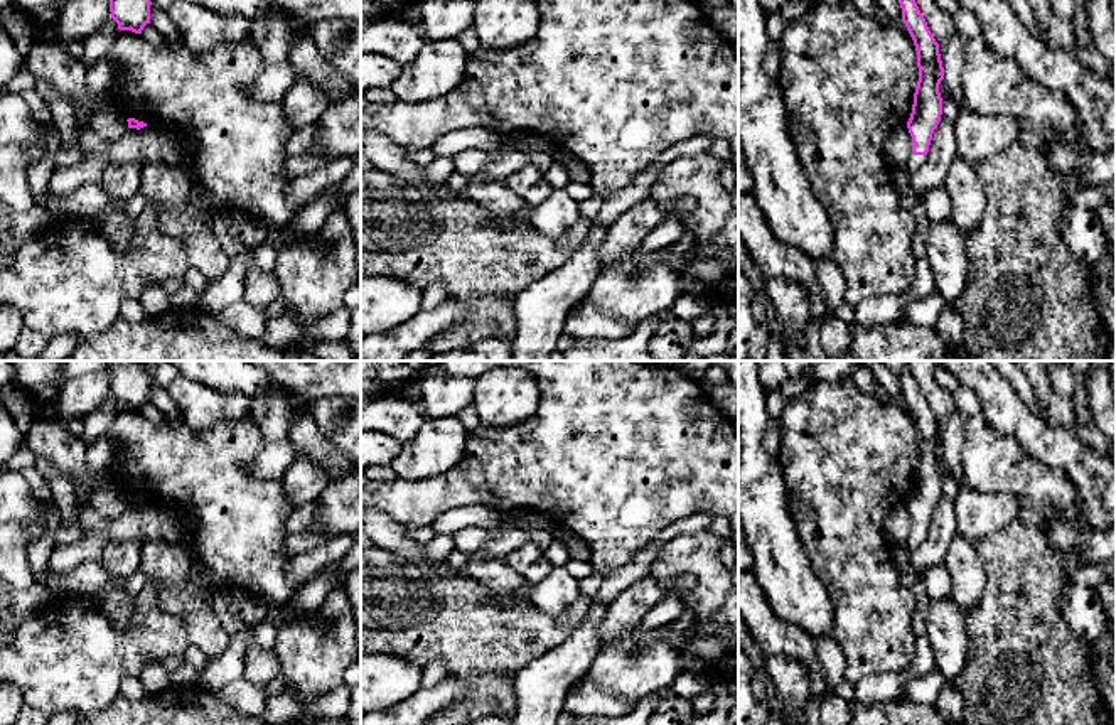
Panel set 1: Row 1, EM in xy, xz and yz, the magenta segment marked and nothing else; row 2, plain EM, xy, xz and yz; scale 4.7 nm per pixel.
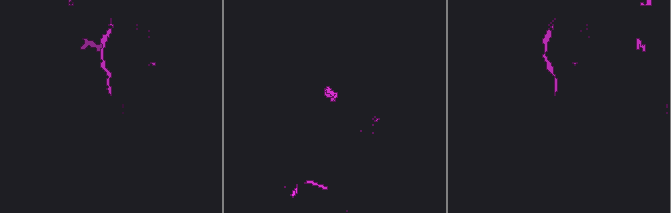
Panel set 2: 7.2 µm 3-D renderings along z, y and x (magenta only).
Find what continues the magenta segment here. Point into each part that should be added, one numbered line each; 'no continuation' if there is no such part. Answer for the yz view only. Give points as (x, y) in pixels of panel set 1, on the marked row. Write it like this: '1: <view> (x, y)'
1: yz (916, 162)

